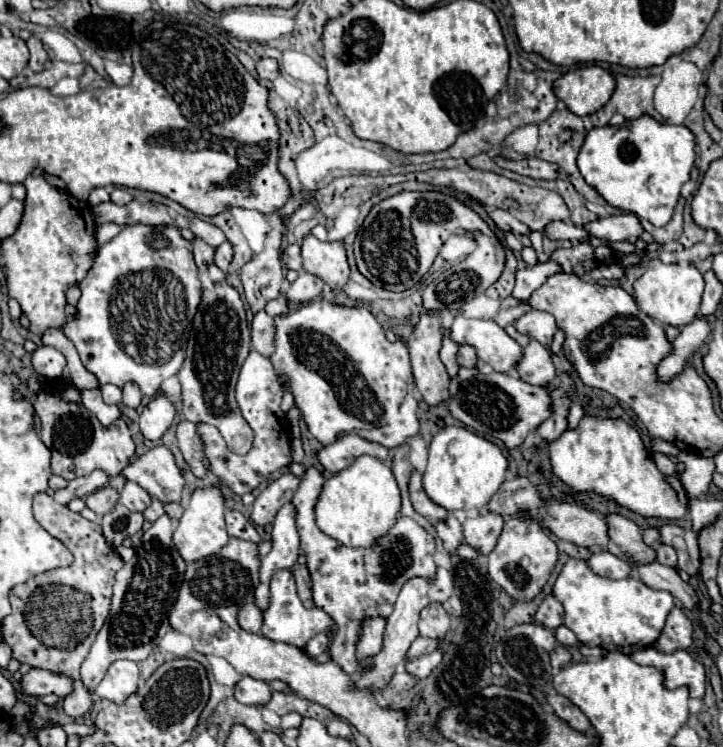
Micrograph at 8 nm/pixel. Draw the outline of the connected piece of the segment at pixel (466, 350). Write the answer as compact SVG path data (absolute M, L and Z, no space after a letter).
M461 345L461 347L459 347L459 353L457 353L457 363L459 363L461 367L473 369L473 367L477 365L477 353L473 351L473 347Z

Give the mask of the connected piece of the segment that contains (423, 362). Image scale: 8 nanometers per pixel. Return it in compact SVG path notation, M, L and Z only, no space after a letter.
M423 311L419 315L419 323L415 325L413 333L409 335L409 355L411 355L411 367L413 367L413 377L415 385L423 397L423 401L431 407L441 405L449 399L449 375L445 371L445 365L439 359L439 349L441 349L441 329L439 329L439 319L433 311Z

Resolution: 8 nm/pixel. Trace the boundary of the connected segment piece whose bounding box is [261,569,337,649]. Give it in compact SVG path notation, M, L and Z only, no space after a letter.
M289 569L277 571L277 575L271 577L271 607L269 607L269 611L265 611L265 623L263 623L263 629L261 629L261 633L267 639L281 641L281 643L287 643L287 645L303 649L305 643L313 635L317 635L317 633L331 633L331 635L335 635L335 631L337 631L337 625L325 611L321 611L317 607L307 609L301 603L299 595L297 595L295 579L293 579Z

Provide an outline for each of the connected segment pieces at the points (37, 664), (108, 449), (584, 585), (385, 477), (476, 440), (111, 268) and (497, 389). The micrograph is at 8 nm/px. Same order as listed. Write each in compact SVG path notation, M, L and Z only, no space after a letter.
M47 493L35 495L33 515L51 537L59 539L73 553L75 559L67 567L49 569L27 583L13 587L9 595L13 611L3 619L1 633L13 651L13 659L35 669L65 675L73 681L73 691L63 697L63 711L69 717L81 717L91 709L93 701L91 693L85 691L81 683L79 667L109 615L115 573L125 565L125 561L111 545L107 545L99 523L87 521L69 507L55 503Z
M47 391L37 393L33 407L41 419L41 441L51 451L51 469L55 475L61 475L67 481L89 475L93 469L101 469L109 477L117 477L135 455L135 443L123 419L117 419L109 427L103 427L97 417L81 403L57 399Z
M569 559L553 585L553 595L565 607L565 625L581 643L625 655L651 647L661 635L669 611L675 607L669 591L651 589L637 577L619 581L599 577L589 571L583 559Z
M361 455L351 463L351 467L325 479L315 505L315 521L323 533L347 547L369 547L397 521L399 509L401 497L391 467L381 463L377 457Z
M443 427L429 443L429 465L423 473L423 489L429 499L447 511L481 509L505 481L507 459L501 449L465 427Z
M129 225L119 231L109 243L101 245L93 267L79 283L81 299L77 313L65 319L61 331L69 337L83 361L83 365L97 375L99 383L113 383L123 387L127 381L139 385L141 393L155 397L167 377L179 373L185 361L185 347L191 333L193 315L201 301L201 283L191 253L191 243L179 235L177 227Z
M507 373L475 375L469 381L461 381L459 393L449 399L449 411L455 419L475 429L483 437L495 437L505 443L507 449L519 447L525 437L535 431L553 413L553 385L533 387L519 377Z

